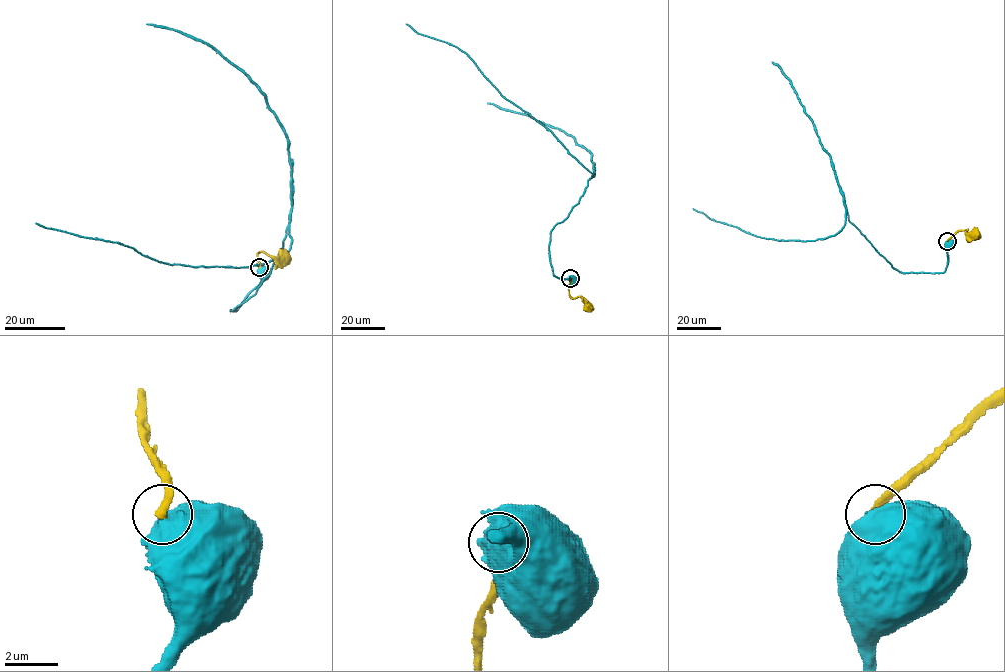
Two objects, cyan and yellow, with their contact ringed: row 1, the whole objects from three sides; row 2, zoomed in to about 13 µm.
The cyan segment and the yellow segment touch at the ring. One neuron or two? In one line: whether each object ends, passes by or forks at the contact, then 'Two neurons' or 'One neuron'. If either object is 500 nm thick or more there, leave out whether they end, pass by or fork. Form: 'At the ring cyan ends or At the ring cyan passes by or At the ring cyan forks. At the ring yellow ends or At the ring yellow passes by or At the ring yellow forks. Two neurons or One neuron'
Two neurons

